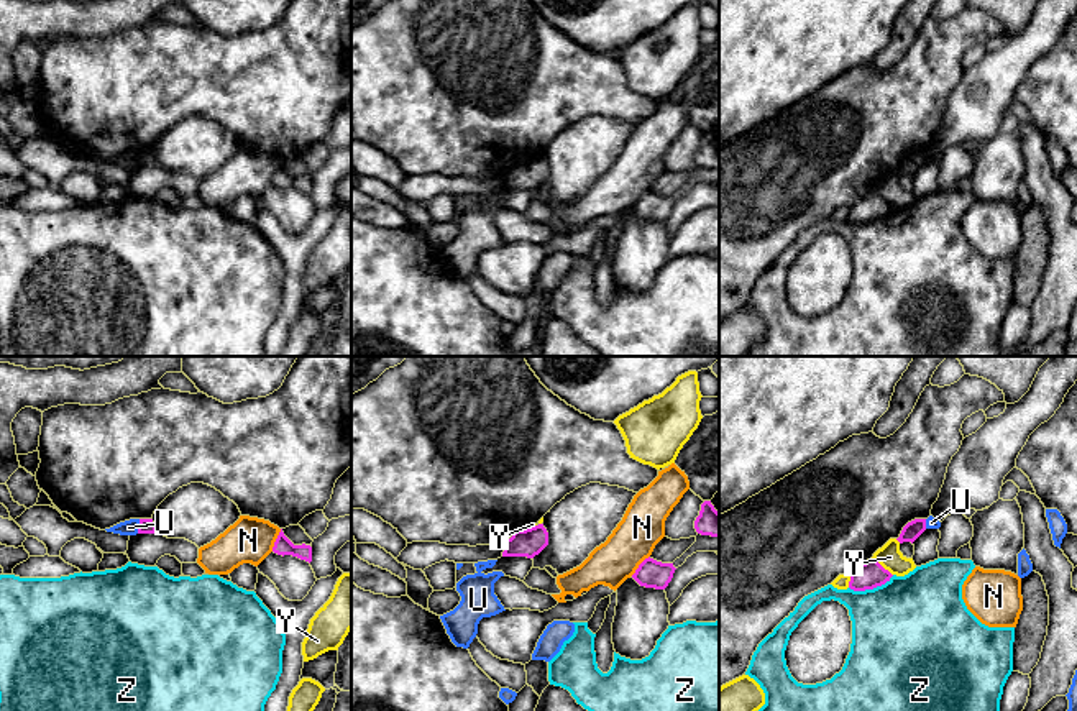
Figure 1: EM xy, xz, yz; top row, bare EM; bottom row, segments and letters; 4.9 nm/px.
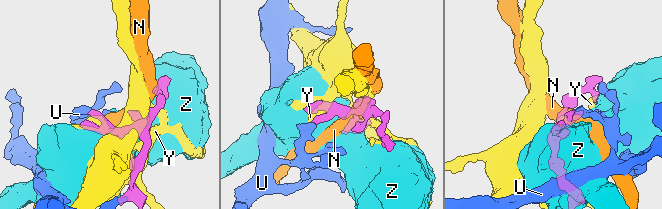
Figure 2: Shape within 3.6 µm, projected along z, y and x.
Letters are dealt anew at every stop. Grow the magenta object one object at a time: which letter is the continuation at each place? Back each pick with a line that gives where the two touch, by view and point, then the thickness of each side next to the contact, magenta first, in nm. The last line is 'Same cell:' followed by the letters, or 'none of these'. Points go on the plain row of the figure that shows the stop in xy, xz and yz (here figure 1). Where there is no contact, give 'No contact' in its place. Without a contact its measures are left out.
Same cell: none of these

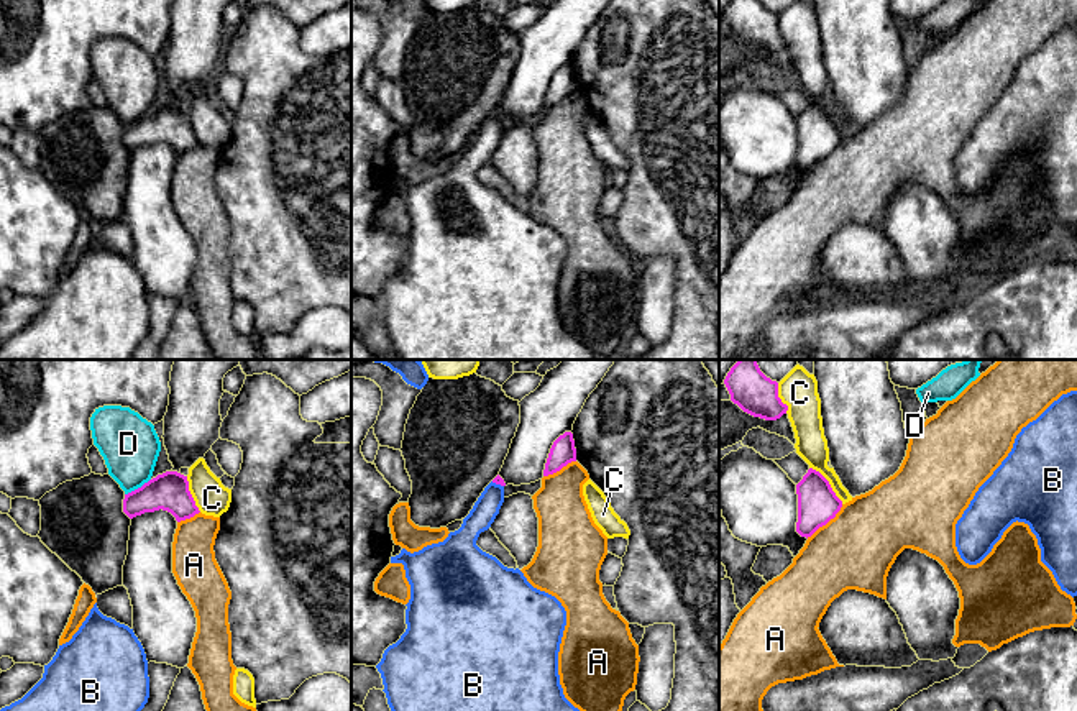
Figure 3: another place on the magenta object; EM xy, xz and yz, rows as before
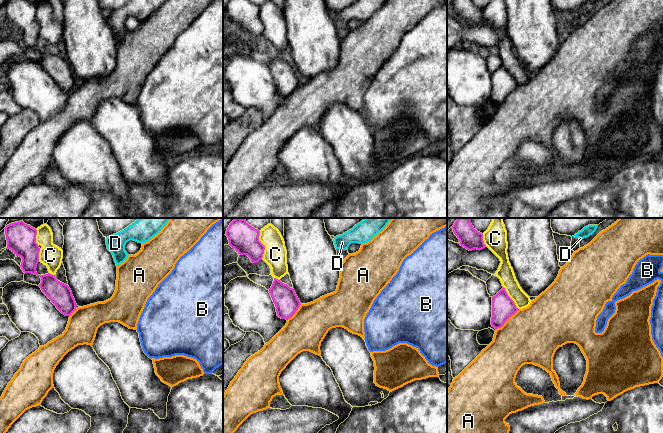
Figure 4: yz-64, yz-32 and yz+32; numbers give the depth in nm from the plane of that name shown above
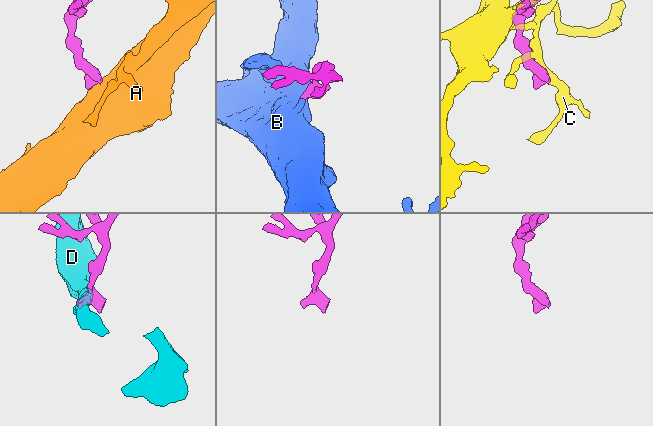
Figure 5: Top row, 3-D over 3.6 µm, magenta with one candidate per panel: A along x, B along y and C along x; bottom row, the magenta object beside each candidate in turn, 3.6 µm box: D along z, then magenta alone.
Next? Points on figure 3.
B: Touches magenta at xz (498, 115). Thickness 50 nm (magenta) against 120 nm
Same cell: B

